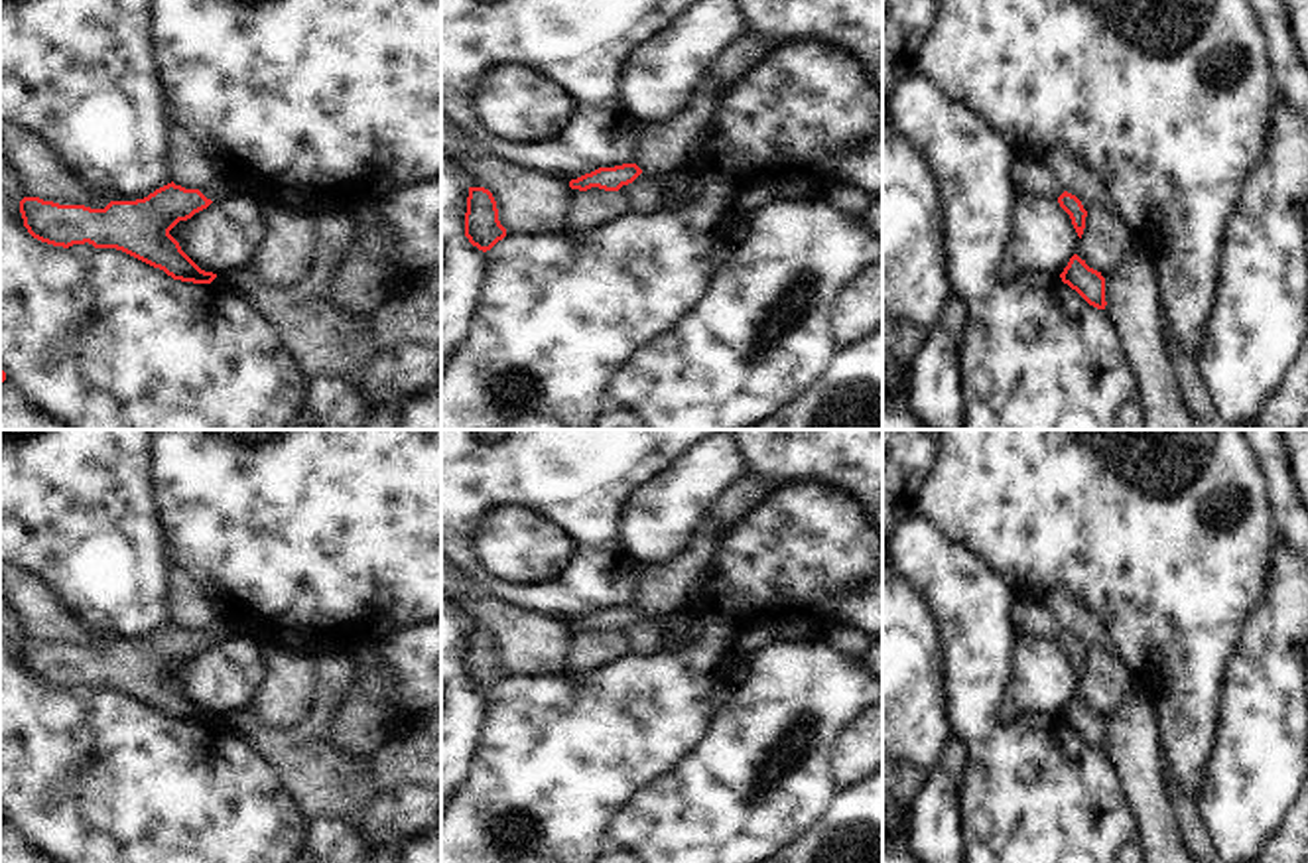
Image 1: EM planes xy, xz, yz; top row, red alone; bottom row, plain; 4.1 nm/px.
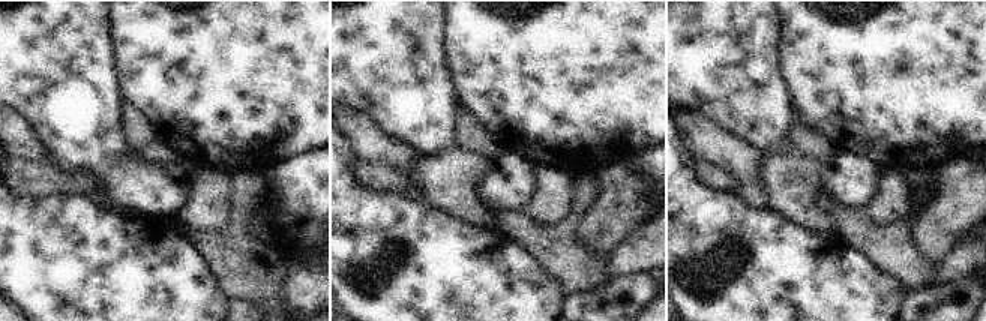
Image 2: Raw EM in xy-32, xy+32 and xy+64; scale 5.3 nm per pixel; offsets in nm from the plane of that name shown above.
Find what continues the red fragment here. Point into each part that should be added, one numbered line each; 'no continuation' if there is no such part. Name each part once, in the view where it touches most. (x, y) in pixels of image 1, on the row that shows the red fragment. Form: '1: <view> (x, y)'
1: xy (217, 190)

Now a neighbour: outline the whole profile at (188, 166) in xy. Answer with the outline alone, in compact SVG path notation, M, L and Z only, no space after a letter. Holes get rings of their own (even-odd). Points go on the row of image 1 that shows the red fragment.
M171 124L165 140L165 169L175 185L205 189L217 179L215 167L201 146L181 126Z

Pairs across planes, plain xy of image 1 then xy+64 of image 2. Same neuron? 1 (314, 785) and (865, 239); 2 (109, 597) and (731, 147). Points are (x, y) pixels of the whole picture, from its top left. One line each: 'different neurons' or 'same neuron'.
1: same neuron
2: different neurons

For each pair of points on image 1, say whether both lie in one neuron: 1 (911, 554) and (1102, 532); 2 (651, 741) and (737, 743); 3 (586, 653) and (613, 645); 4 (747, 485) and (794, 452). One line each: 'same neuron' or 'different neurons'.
1: different neurons
2: different neurons
3: same neuron
4: different neurons

